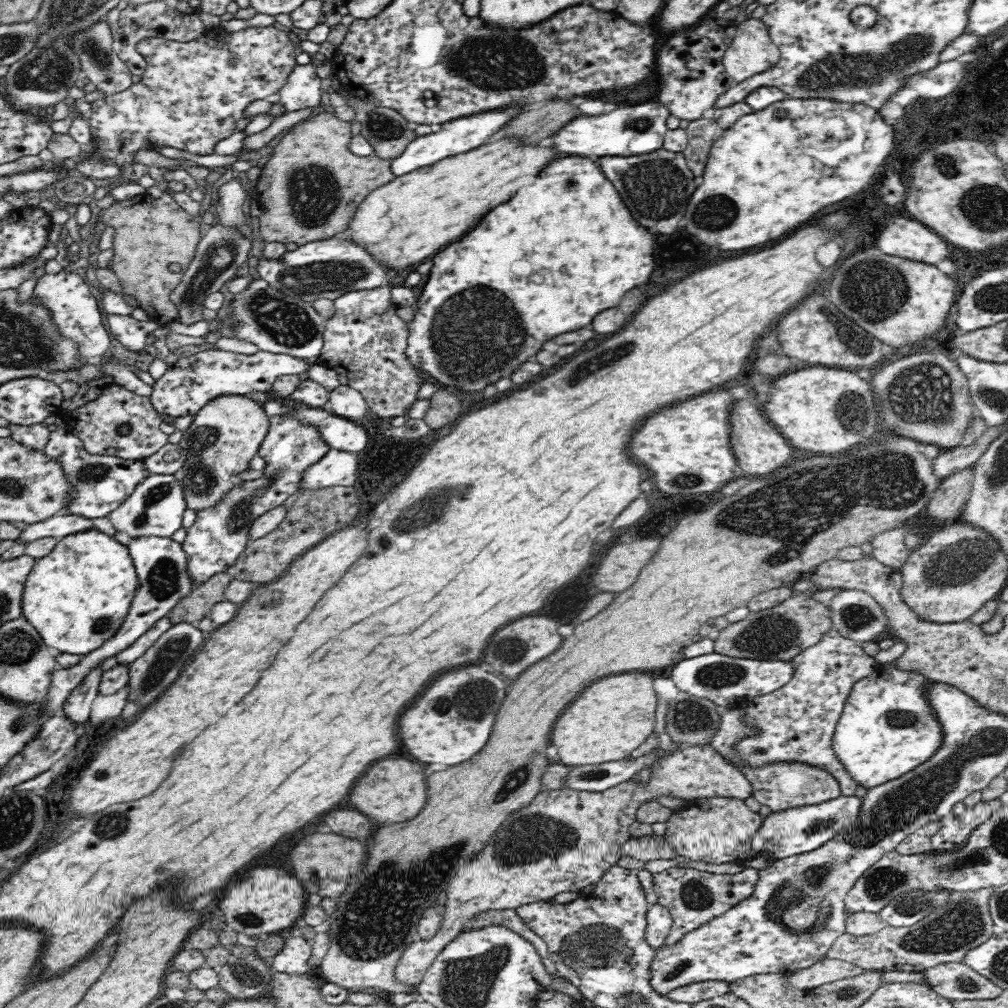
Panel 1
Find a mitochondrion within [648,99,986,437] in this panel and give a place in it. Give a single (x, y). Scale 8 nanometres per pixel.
(873, 291)

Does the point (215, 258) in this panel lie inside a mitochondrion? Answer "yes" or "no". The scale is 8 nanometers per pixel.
yes

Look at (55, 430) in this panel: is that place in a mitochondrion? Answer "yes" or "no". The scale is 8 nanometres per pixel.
no

